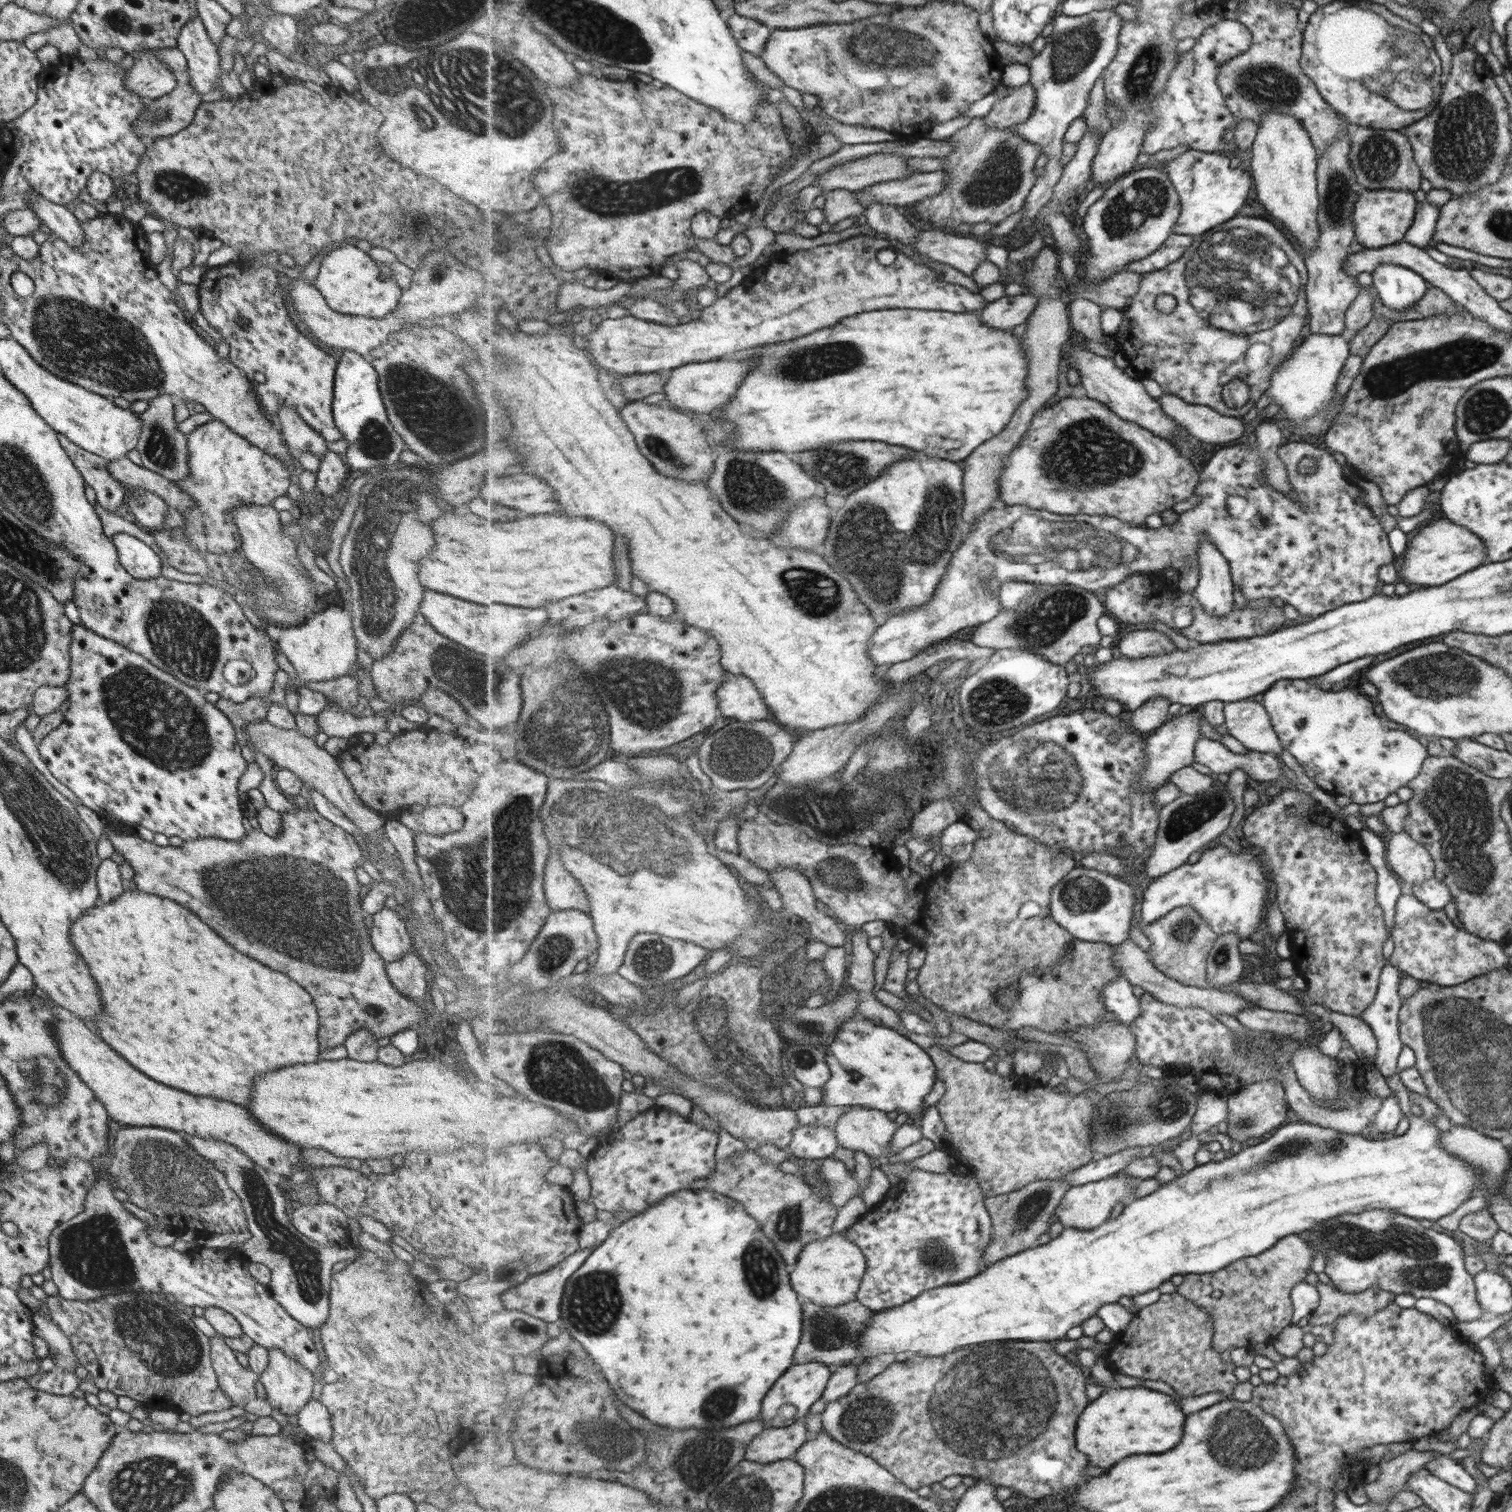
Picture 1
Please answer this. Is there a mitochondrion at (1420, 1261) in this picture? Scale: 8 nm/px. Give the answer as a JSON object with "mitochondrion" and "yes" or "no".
{"mitochondrion":"yes"}

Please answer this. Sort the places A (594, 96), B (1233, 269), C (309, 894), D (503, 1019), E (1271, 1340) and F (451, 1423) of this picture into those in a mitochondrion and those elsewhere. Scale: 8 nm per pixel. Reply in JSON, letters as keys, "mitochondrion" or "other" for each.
{"A":"other","B":"mitochondrion","C":"mitochondrion","D":"other","E":"other","F":"mitochondrion"}

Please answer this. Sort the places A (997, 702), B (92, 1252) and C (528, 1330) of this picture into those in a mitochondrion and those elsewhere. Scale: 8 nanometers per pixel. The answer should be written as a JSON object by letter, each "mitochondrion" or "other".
{"A":"mitochondrion","B":"mitochondrion","C":"mitochondrion"}

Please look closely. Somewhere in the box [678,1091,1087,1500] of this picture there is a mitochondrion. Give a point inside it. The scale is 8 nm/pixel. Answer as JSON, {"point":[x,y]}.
{"point":[987,1389]}

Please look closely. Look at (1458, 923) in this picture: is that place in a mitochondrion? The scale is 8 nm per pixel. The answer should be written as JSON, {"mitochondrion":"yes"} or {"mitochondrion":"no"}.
{"mitochondrion":"no"}

